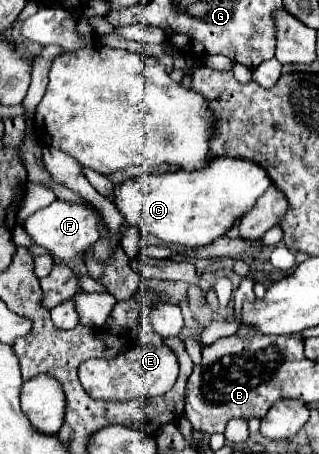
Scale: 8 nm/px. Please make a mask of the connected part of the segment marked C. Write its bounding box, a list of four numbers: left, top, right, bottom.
[113,157,271,247]

